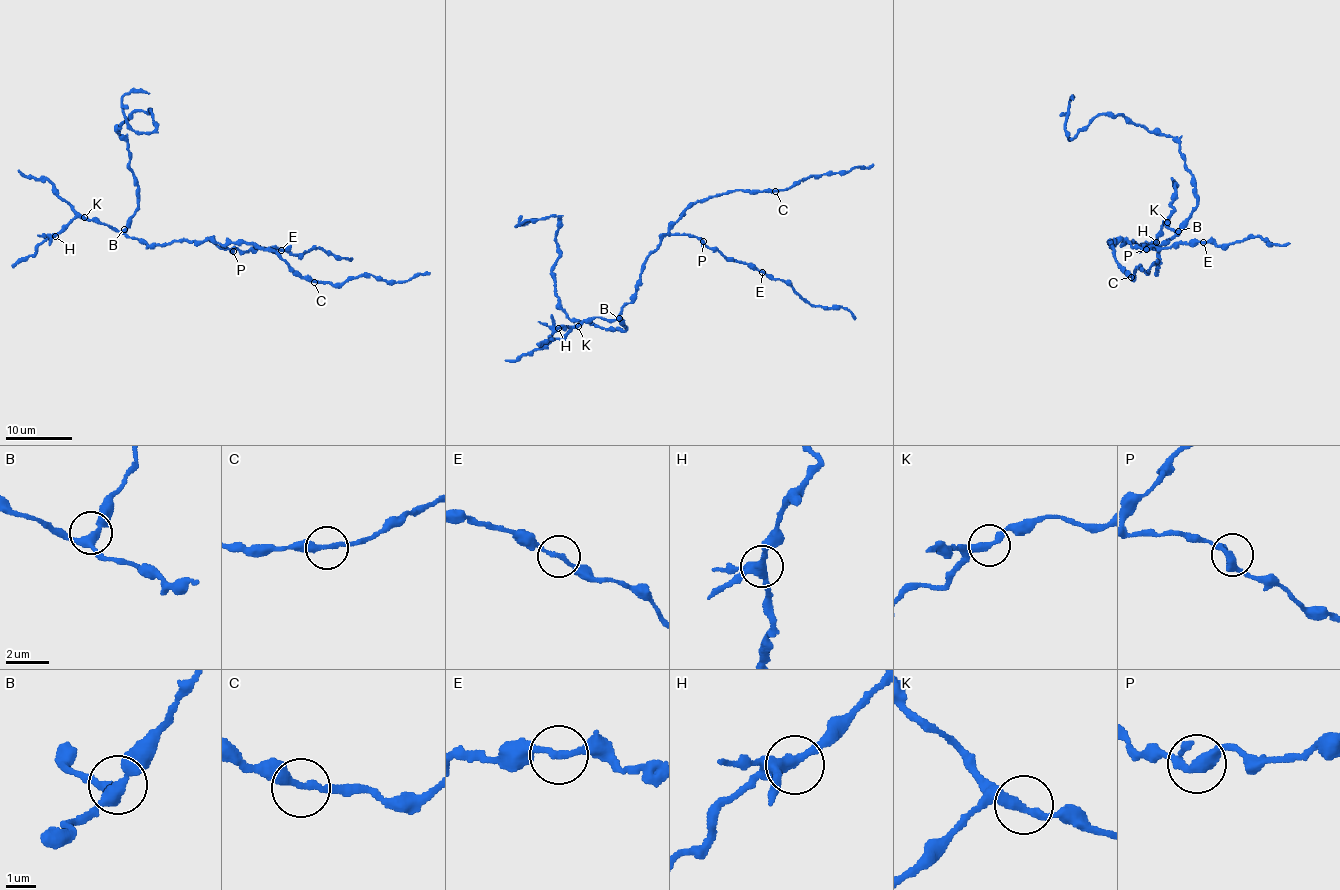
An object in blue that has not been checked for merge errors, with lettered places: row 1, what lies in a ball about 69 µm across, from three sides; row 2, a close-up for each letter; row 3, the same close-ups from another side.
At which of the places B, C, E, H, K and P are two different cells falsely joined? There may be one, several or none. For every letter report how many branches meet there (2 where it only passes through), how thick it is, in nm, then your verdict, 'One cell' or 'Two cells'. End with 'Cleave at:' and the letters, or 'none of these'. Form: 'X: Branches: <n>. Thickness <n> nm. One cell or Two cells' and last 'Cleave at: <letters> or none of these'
B: Branches: 3. Thickness 320 nm. One cell
C: Branches: 2. Thickness 280 nm. One cell
E: Branches: 2. Thickness 180 nm. One cell
H: Branches: 4. Thickness 320 nm. One cell
K: Branches: 2. Thickness 320 nm. One cell
P: Branches: 3. Thickness 300 nm. One cell
Cleave at: none of these

